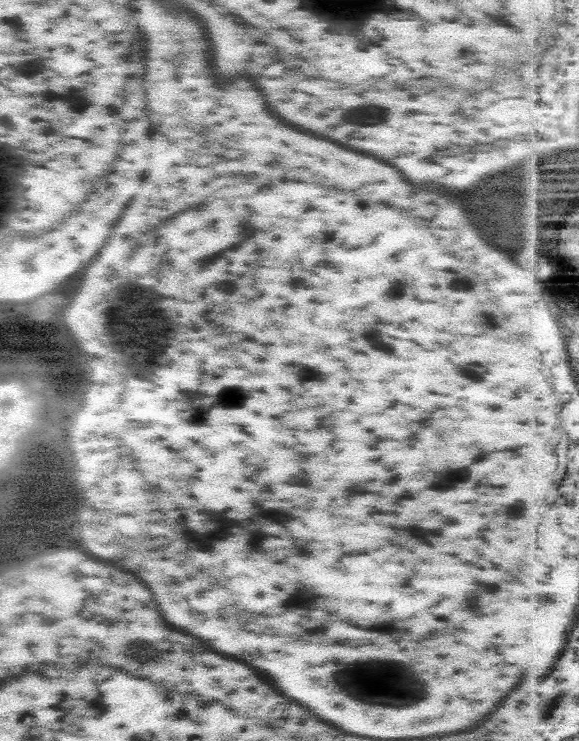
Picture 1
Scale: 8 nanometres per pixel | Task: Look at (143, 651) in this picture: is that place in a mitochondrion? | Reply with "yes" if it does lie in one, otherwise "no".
yes

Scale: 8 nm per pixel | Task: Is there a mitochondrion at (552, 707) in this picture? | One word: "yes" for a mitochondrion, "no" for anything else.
yes

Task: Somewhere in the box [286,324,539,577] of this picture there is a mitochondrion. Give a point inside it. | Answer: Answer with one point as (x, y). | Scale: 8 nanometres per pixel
(438, 482)

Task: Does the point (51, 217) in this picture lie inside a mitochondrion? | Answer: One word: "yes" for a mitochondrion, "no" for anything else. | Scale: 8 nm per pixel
no

